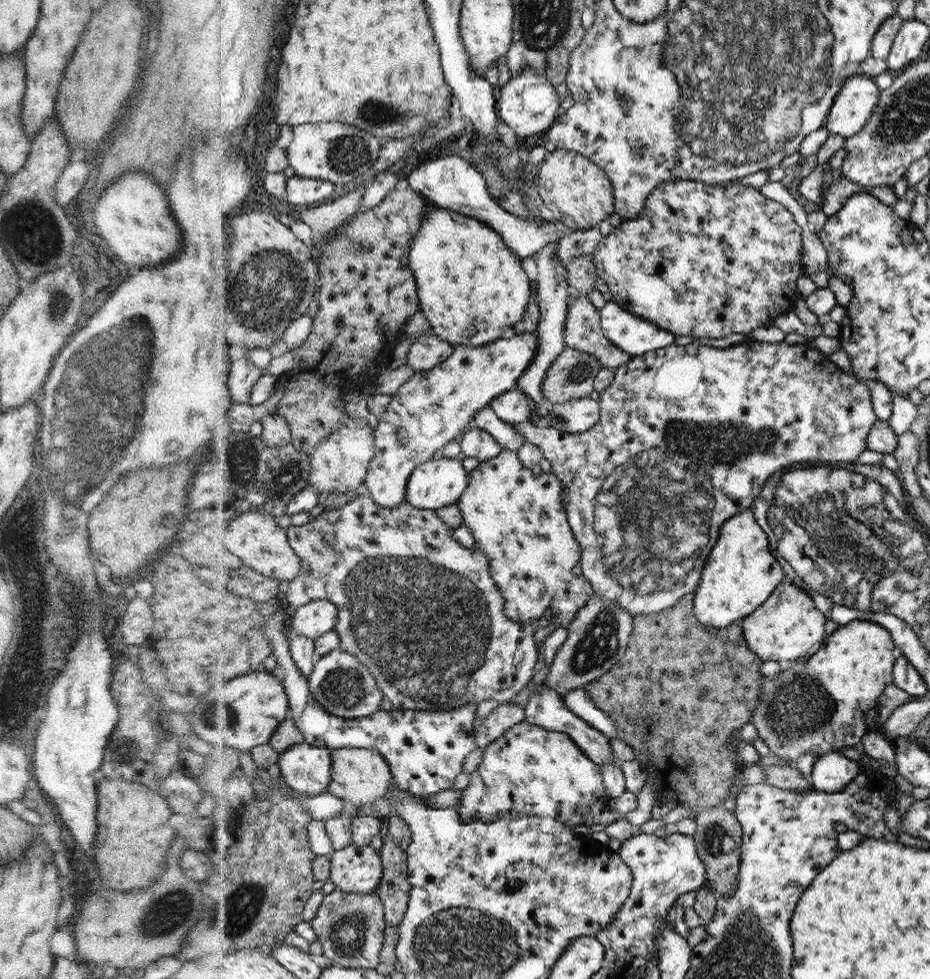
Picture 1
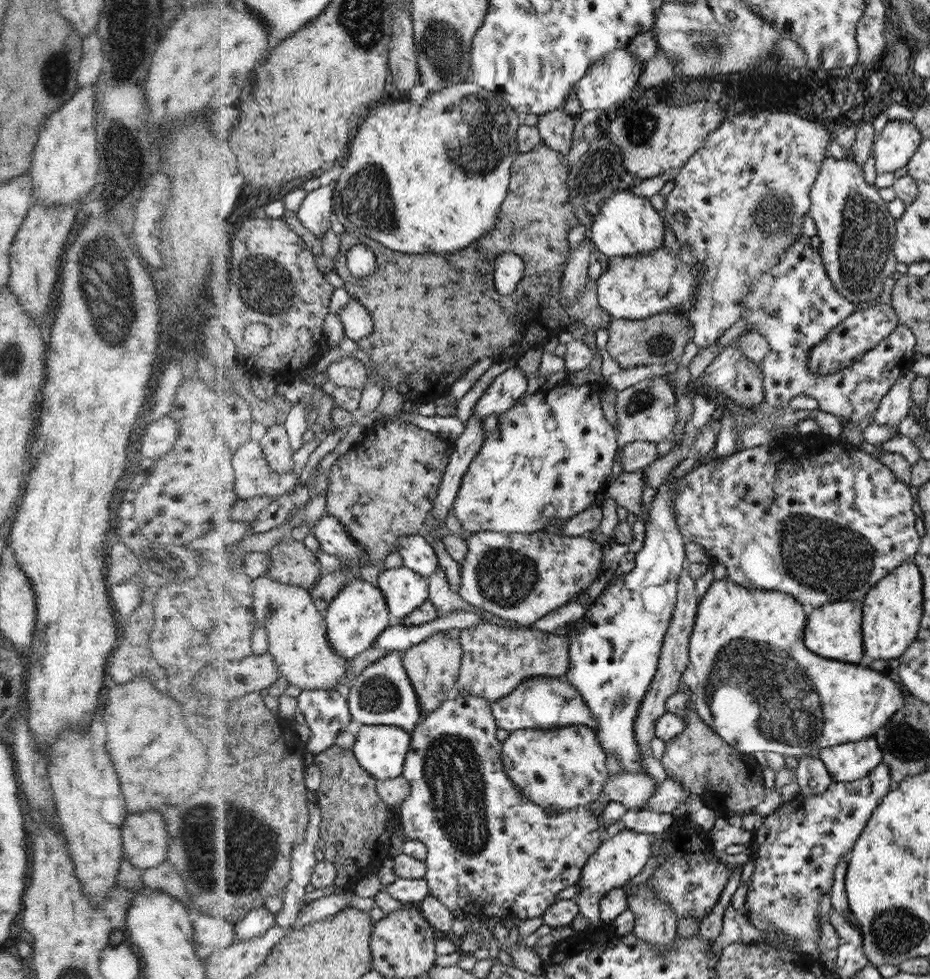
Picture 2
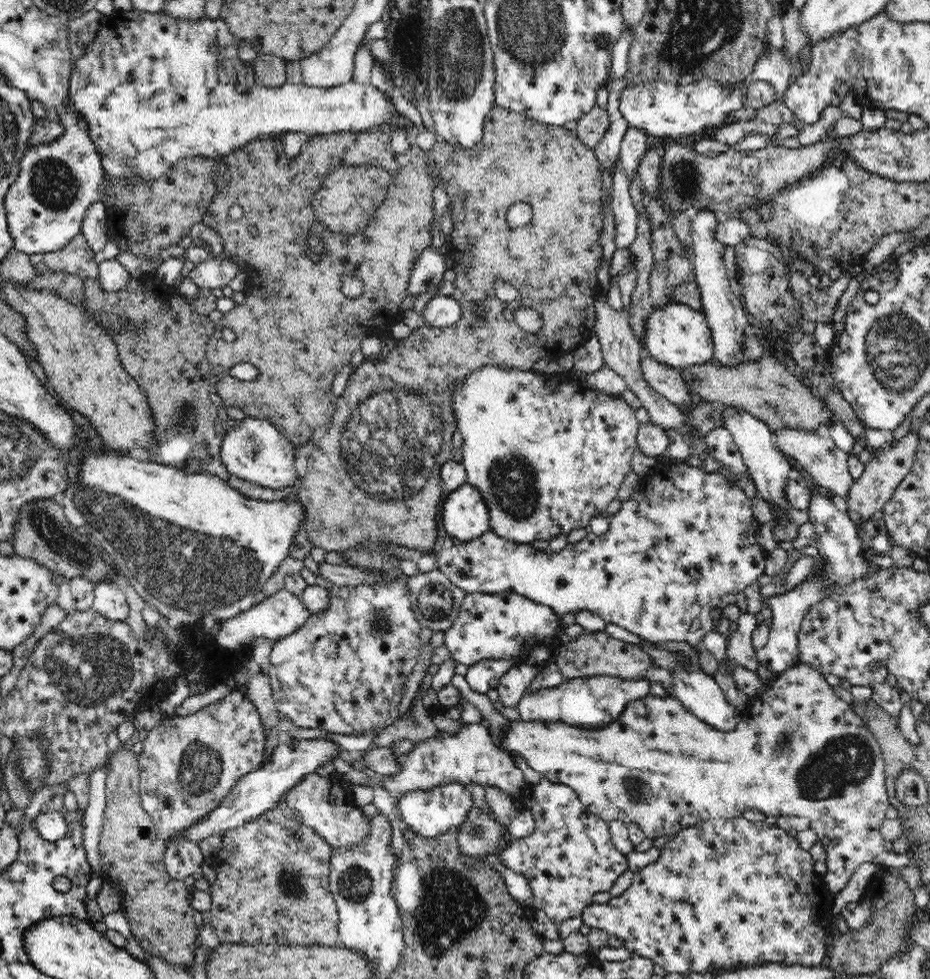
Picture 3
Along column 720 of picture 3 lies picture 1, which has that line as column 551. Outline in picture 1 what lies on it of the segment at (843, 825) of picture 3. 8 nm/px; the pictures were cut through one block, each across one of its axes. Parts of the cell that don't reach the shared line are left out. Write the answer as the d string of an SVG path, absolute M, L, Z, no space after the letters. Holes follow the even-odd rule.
M523 721L511 726L500 738L487 745L482 762L471 774L470 783L463 790L463 801L456 809L466 822L480 820L488 824L500 814L520 812L530 817L550 818L573 828L592 823L595 816L609 810L611 801L600 766L572 738L563 732L552 732Z

